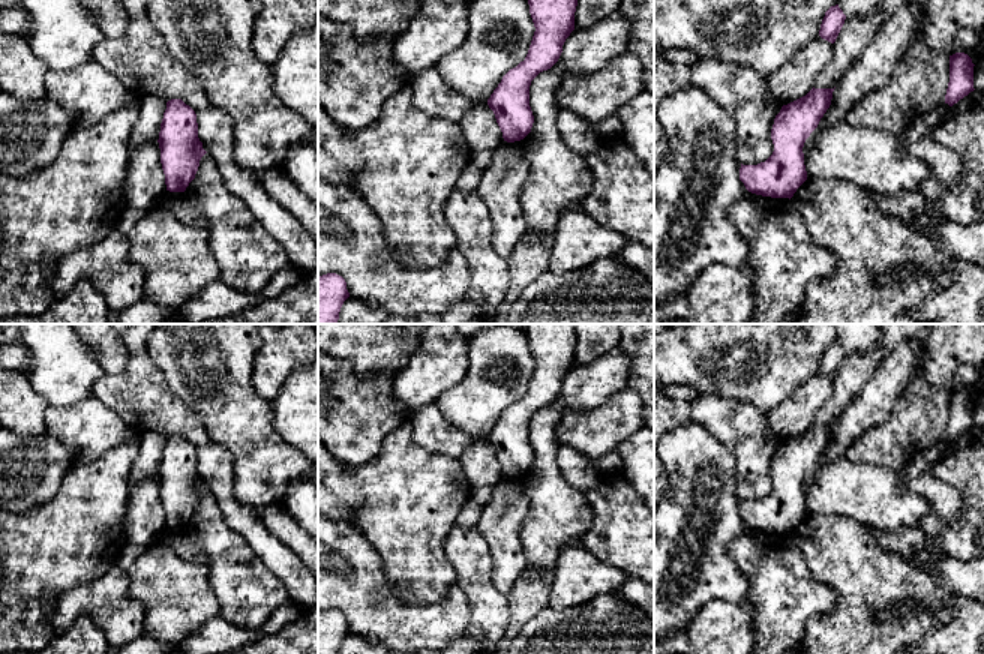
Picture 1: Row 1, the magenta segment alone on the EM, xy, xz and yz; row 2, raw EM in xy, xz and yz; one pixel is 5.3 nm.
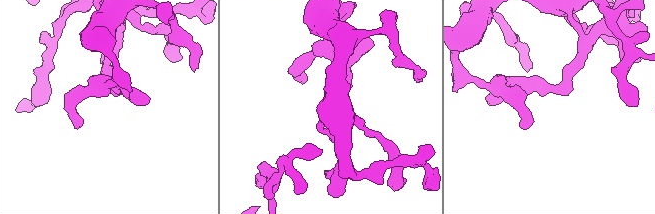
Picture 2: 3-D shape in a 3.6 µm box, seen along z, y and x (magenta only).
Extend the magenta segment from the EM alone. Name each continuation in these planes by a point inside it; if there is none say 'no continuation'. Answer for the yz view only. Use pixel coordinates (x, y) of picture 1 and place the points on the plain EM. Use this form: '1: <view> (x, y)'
no continuation

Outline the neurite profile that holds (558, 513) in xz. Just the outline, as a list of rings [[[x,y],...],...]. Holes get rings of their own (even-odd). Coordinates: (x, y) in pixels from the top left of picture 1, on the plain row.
[[[615,346],[586,364],[574,364],[562,381],[558,398],[540,408],[530,422],[534,452],[531,468],[522,476],[530,508],[519,540],[526,556],[526,572],[554,570],[567,543],[580,540],[594,514],[585,492],[573,488],[560,472],[556,436],[566,411],[590,411],[628,387],[630,358]]]

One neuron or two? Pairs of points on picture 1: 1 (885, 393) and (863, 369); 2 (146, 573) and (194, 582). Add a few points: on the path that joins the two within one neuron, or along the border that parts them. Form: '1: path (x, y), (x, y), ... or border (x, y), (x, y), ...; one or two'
1: border (893, 348), (849, 404); two
2: path (158, 578), (162, 582), (182, 582); one

